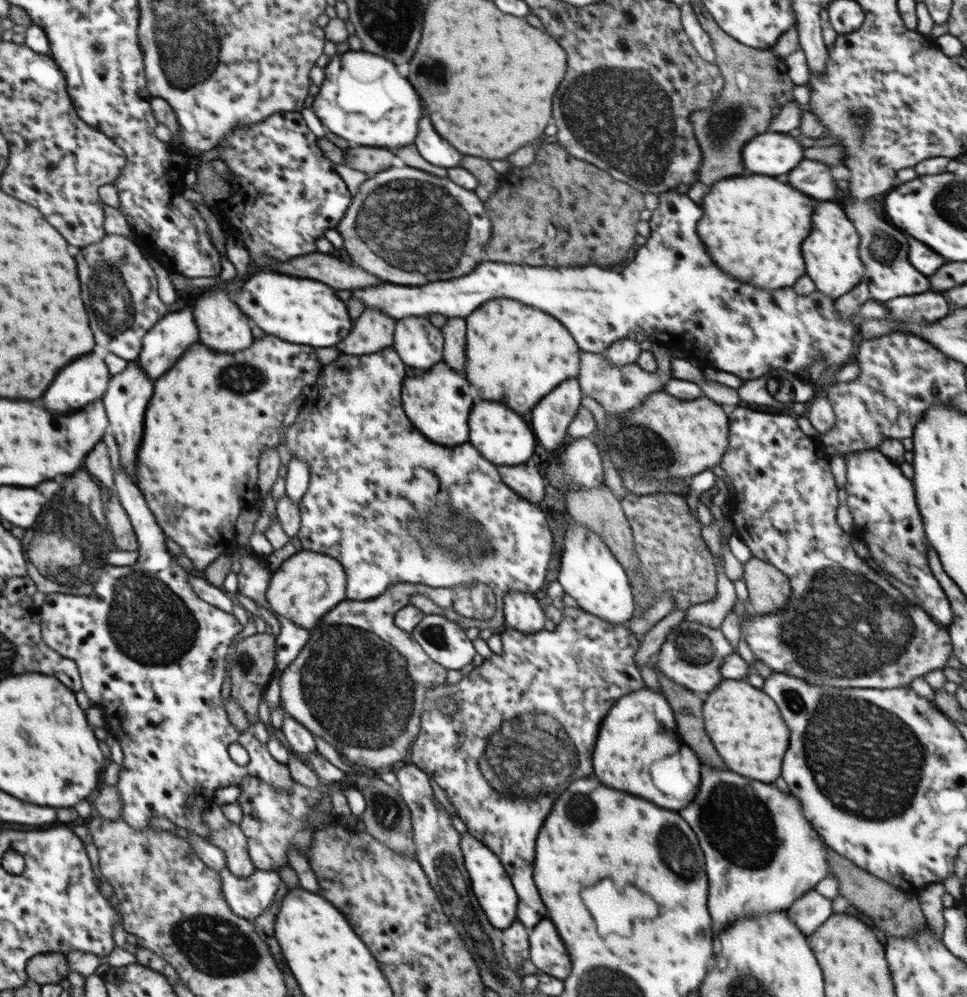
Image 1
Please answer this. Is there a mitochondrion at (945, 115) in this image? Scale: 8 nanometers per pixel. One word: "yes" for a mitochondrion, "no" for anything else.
no

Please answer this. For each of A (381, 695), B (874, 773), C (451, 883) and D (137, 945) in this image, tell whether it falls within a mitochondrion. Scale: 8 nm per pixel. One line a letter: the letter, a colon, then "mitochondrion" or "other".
A: mitochondrion
B: mitochondrion
C: mitochondrion
D: other

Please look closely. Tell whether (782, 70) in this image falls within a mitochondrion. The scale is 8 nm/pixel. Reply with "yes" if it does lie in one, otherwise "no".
no

